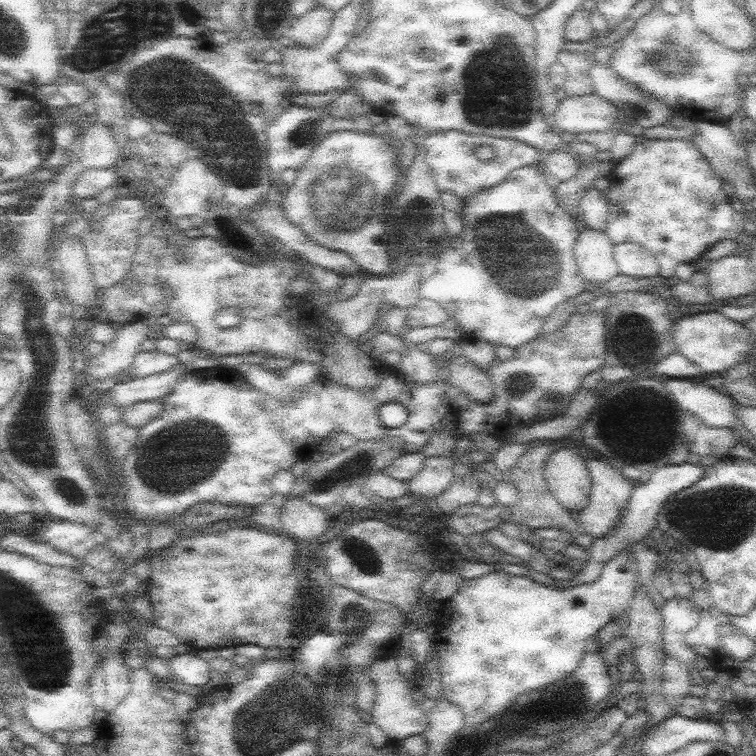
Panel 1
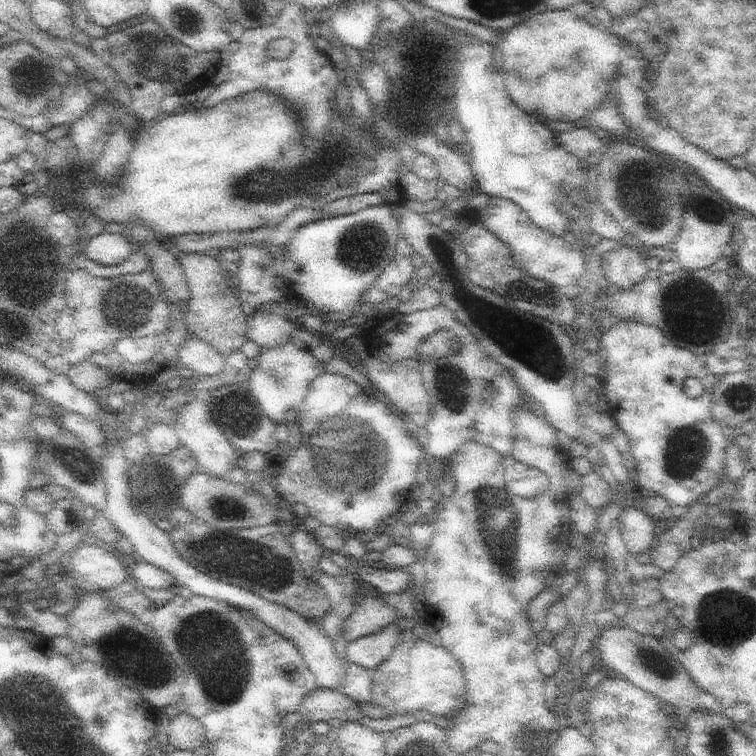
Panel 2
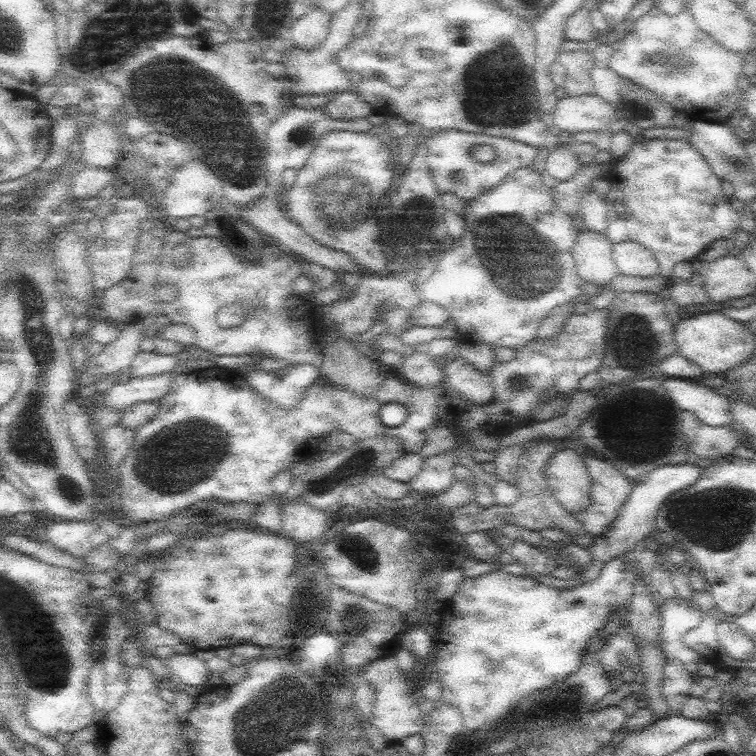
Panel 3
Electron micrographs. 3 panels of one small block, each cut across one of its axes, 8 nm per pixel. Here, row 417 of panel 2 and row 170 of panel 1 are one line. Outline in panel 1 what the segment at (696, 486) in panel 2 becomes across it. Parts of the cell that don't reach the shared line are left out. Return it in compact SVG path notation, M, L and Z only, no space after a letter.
M637 140L631 152L617 160L611 172L605 176L609 180L607 200L607 230L605 236L615 244L641 244L647 248L659 264L659 276L669 280L677 264L691 264L719 240L735 240L743 232L743 214L737 210L733 198L725 196L721 190L721 178L711 168L709 160L691 140Z

